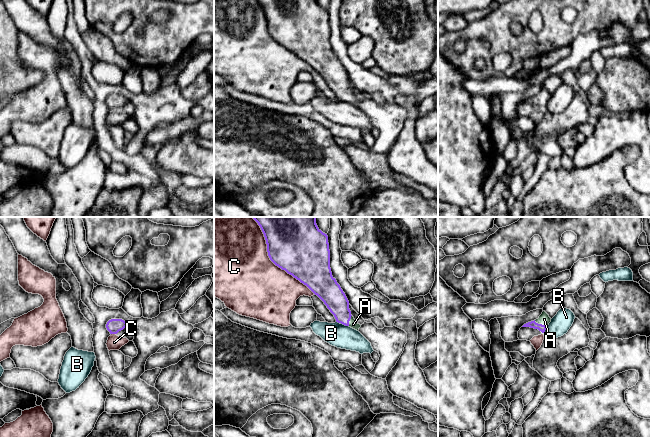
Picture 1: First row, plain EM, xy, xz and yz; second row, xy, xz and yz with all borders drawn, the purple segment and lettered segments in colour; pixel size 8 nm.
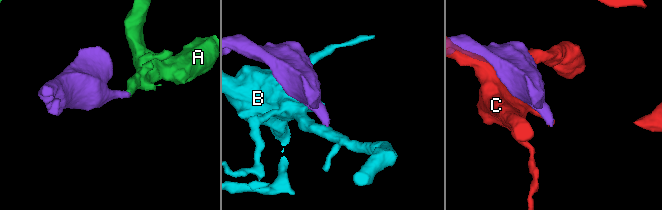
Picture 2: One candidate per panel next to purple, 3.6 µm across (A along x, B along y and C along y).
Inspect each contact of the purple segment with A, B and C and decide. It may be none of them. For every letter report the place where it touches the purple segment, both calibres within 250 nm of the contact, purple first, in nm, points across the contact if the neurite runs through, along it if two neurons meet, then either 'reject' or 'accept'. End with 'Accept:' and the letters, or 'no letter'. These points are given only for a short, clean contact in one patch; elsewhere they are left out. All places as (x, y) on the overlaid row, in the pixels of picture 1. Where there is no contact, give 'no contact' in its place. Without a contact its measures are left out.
A: contact yz (540, 324); calibres 60 and 90 nm; way yz (532, 324), (540, 324), (544, 319); accept
B: contact xz (345, 325); calibres 180 and 190 nm; reject
C: contact xz (272, 261); calibres 460 and 500 nm; reject
Accept: A

